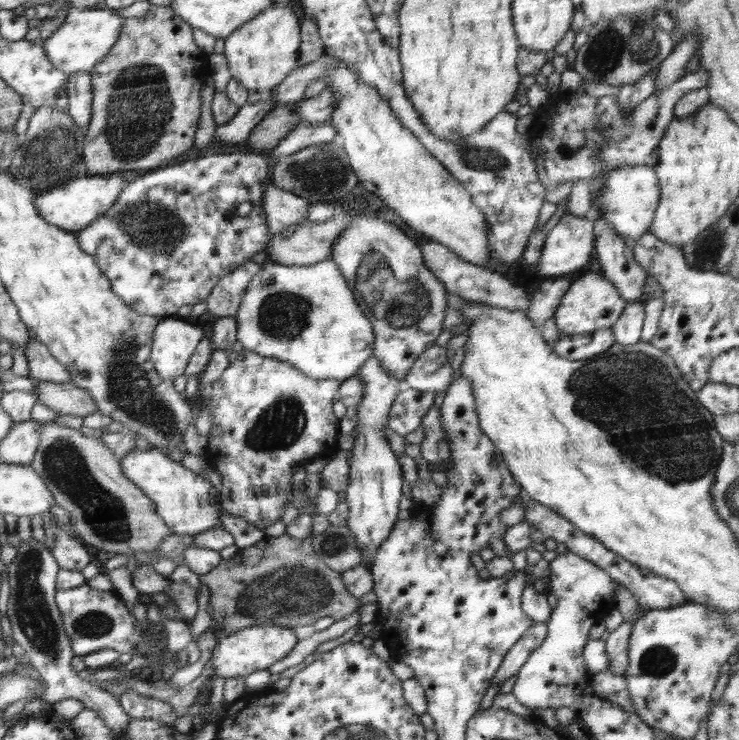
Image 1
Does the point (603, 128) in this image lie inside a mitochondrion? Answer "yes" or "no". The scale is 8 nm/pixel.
yes

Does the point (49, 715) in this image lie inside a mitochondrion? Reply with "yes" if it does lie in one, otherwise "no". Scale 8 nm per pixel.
no

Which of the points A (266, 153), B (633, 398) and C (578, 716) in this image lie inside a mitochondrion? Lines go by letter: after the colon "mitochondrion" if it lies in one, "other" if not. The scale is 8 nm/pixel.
A: other
B: mitochondrion
C: other

